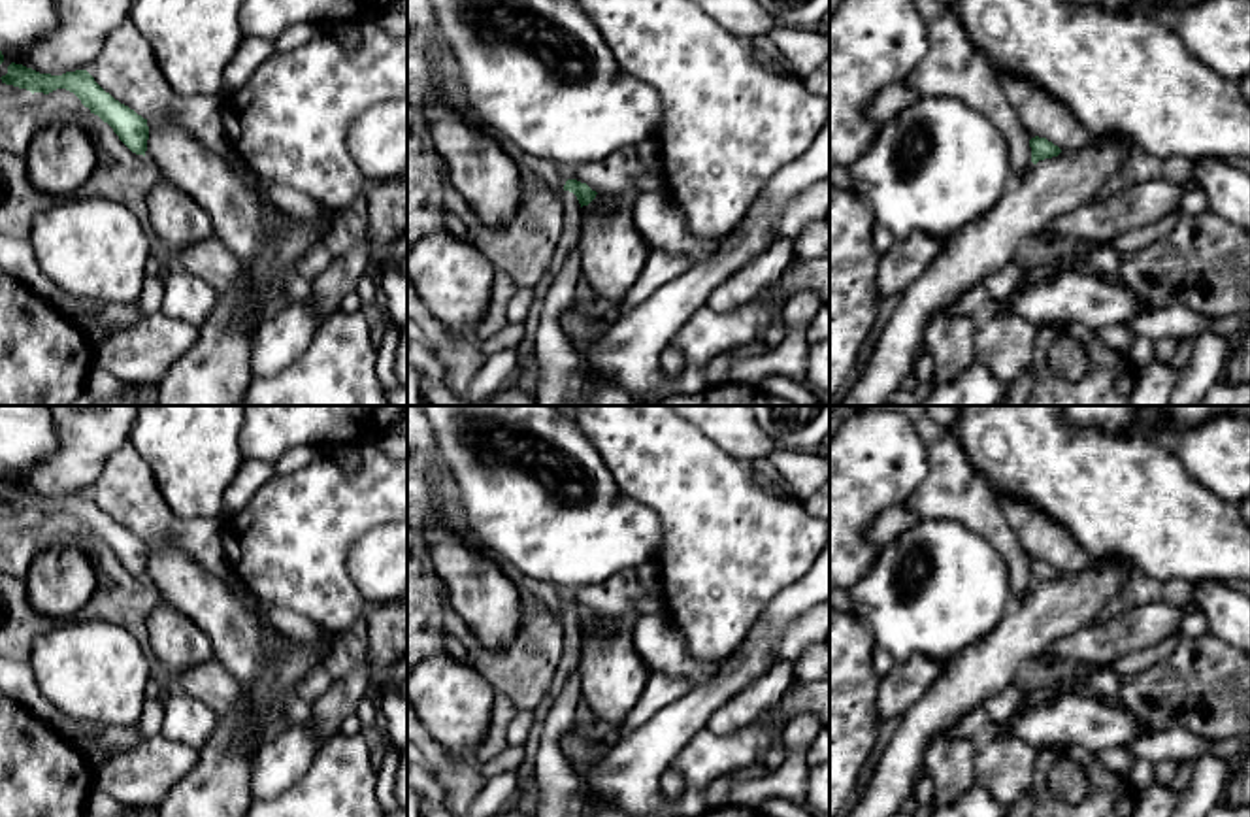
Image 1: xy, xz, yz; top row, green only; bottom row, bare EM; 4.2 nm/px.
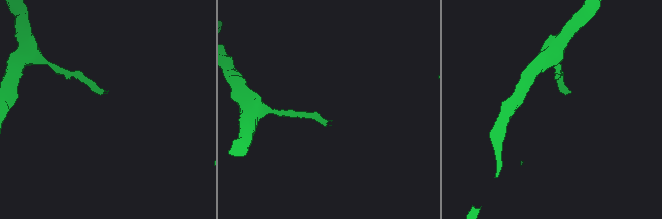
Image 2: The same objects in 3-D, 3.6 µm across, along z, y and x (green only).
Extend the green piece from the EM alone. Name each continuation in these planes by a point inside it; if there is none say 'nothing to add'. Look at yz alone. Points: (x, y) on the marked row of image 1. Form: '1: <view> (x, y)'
nothing to add

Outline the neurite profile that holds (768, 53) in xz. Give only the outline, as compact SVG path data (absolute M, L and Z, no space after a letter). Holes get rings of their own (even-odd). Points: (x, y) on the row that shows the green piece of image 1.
M769 38L756 40L758 60L773 72L794 72L792 64Z

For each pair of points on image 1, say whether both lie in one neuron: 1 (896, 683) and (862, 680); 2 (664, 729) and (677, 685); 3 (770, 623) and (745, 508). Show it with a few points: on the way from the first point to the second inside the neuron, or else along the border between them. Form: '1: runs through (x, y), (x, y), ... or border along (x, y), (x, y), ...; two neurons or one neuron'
1: border along (881, 680), (877, 687), (877, 721); two neurons
2: border along (692, 687), (636, 729); two neurons
3: border along (800, 578), (770, 600), (741, 644); two neurons

